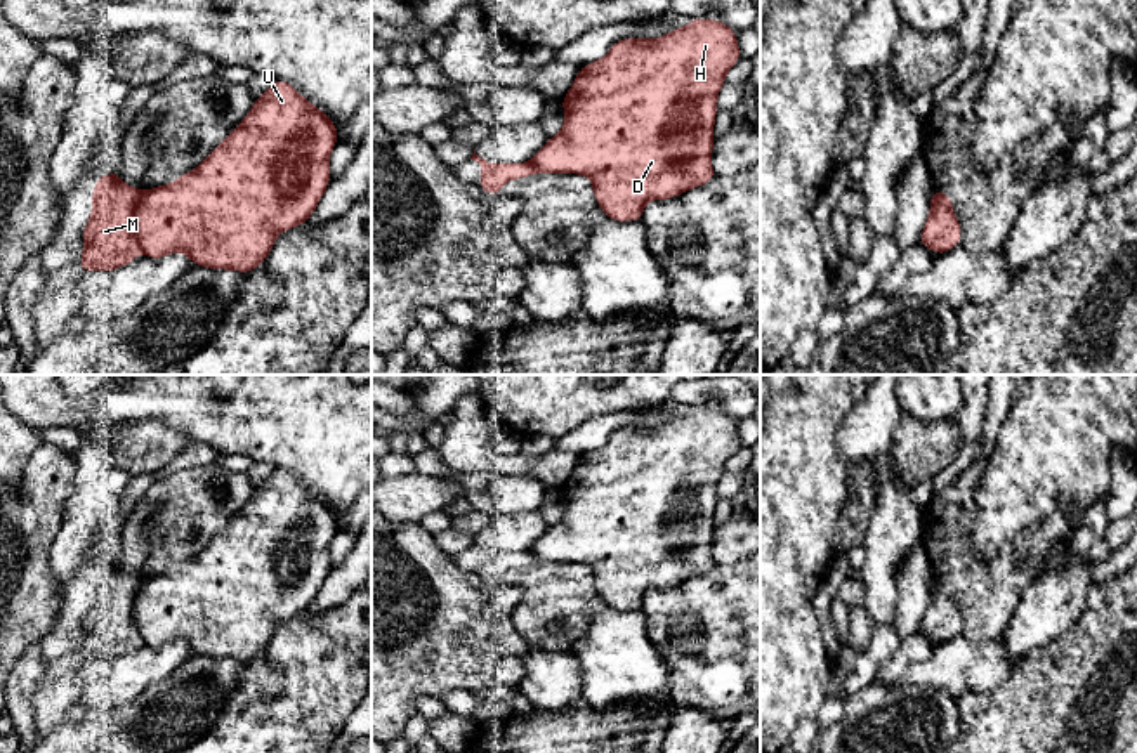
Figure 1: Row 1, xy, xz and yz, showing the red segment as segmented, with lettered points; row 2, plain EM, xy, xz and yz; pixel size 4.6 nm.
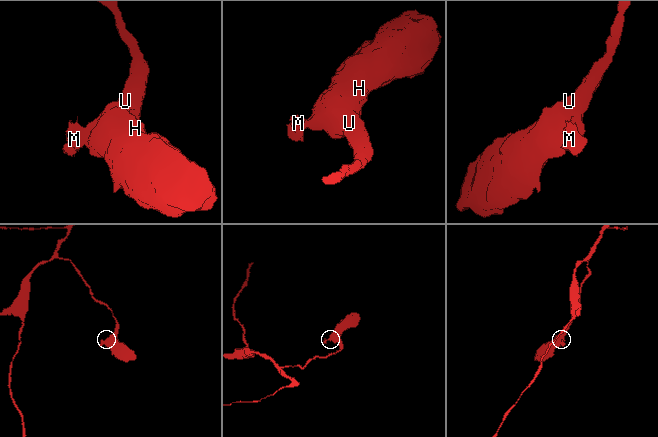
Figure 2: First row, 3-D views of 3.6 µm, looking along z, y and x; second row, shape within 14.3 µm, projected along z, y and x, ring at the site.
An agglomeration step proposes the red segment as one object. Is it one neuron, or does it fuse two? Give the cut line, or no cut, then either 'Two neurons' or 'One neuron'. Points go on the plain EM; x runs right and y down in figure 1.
Split along xy (146, 580), (134, 604), (136, 632). Two neurons

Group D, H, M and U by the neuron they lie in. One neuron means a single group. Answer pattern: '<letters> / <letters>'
D H U / M

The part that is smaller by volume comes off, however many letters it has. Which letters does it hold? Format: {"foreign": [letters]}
{"foreign": ["M"]}

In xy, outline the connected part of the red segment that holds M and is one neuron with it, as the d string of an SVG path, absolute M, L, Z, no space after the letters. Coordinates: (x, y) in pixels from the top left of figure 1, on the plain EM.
M118 557L97 566L92 579L92 604L82 618L80 659L109 661L137 649L134 604L144 583L146 579L127 574Z

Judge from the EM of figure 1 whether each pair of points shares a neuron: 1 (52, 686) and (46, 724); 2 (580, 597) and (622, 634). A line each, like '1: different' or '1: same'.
1: same
2: different

